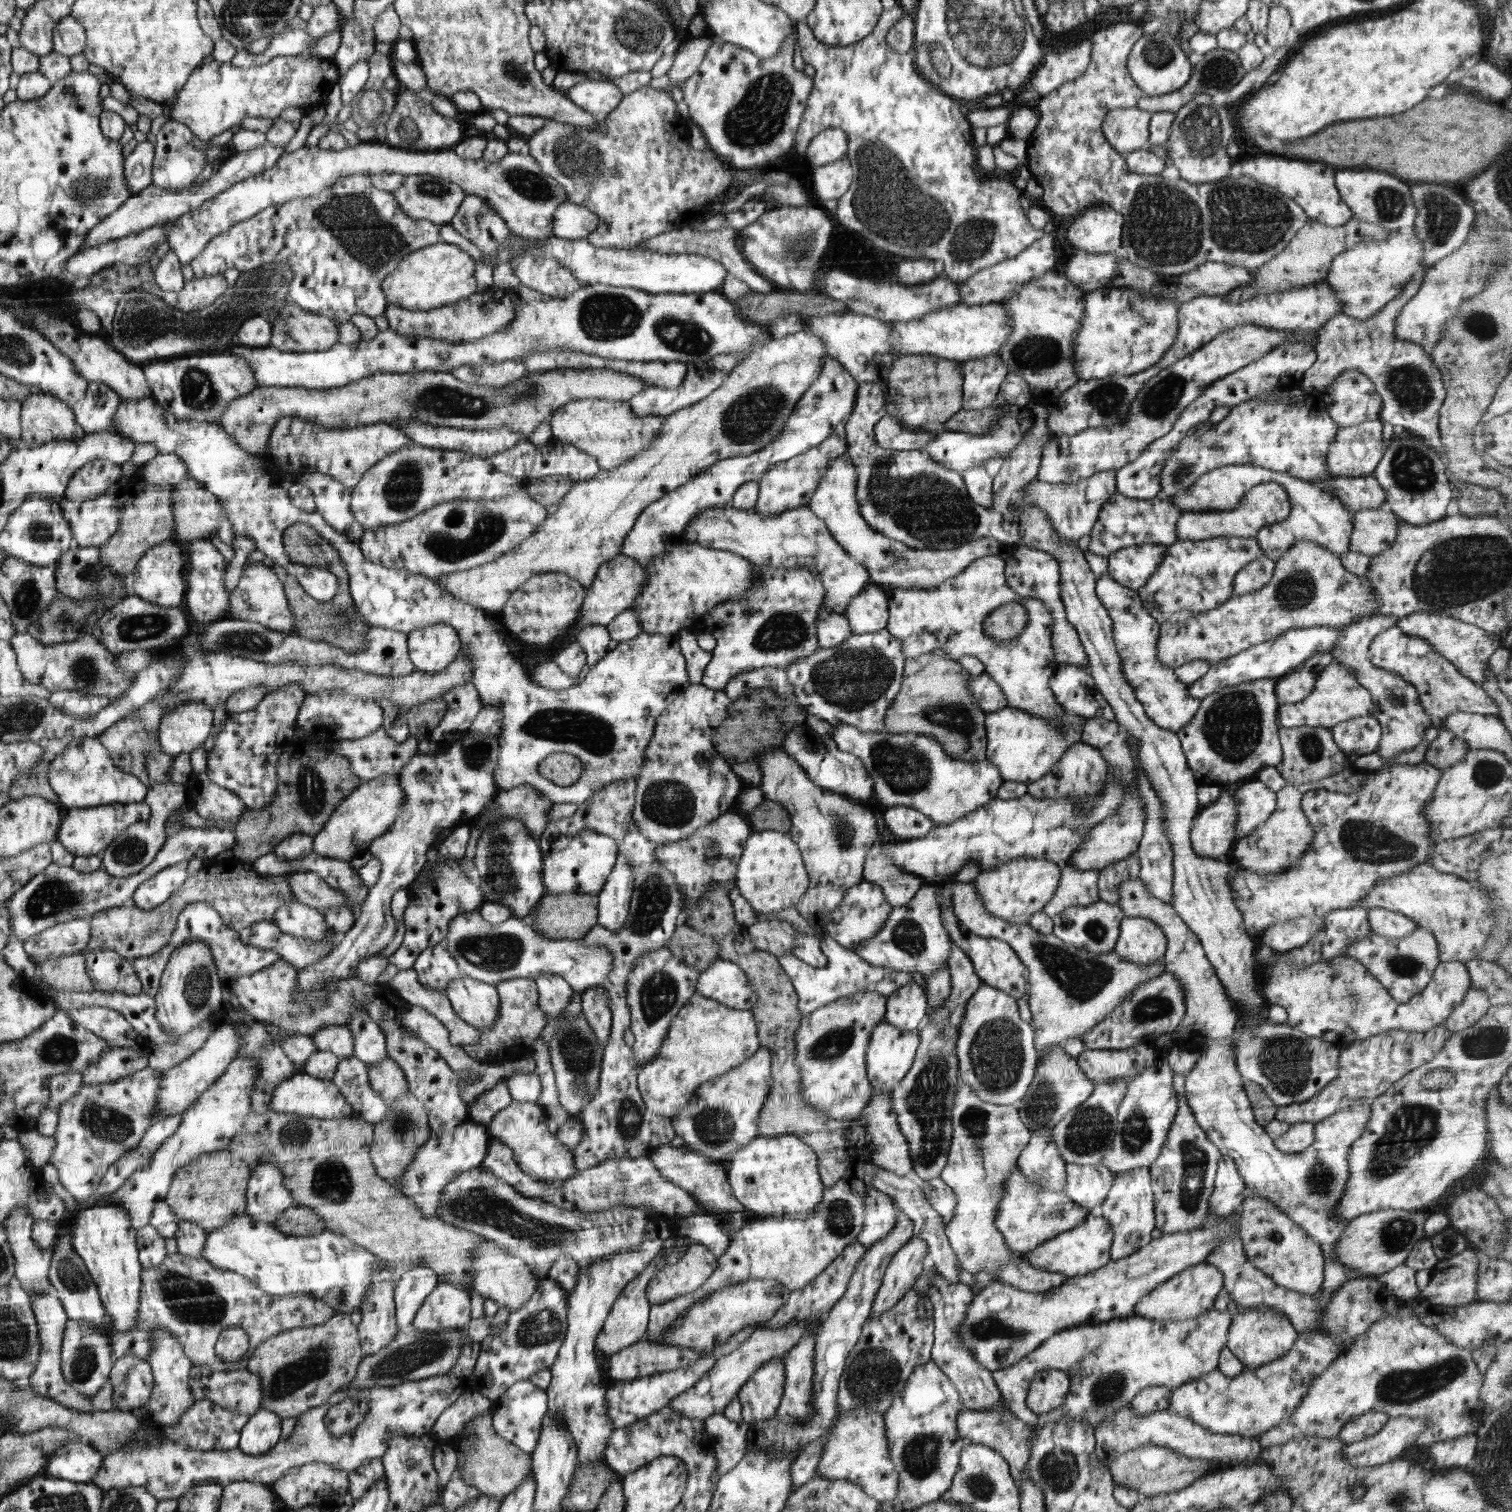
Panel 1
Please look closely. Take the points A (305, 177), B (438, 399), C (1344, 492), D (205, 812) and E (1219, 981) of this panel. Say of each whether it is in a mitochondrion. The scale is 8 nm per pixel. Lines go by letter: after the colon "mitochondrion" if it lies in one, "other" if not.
A: other
B: mitochondrion
C: other
D: other
E: other

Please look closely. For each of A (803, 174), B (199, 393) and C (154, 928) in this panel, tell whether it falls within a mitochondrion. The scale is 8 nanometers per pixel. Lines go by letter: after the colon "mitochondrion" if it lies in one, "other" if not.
A: other
B: mitochondrion
C: mitochondrion

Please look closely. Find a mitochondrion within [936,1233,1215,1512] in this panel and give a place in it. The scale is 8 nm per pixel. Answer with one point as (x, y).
(1060, 1468)

